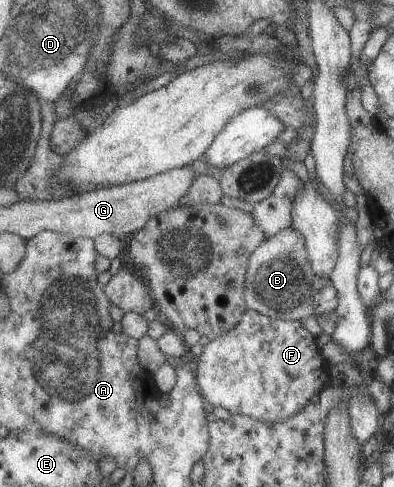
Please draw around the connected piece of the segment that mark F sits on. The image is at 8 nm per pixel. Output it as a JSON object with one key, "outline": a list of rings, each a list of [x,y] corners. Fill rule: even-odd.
{"outline":[[[247,308],[246,311],[238,317],[238,322],[232,327],[232,329],[228,329],[226,333],[220,333],[218,337],[210,339],[210,341],[204,345],[204,350],[196,361],[195,381],[196,386],[198,387],[198,392],[211,406],[221,407],[230,413],[230,415],[238,414],[248,416],[250,419],[254,419],[254,421],[260,421],[268,424],[274,423],[274,421],[284,421],[284,419],[288,419],[288,417],[296,415],[300,409],[303,409],[309,403],[309,399],[314,394],[320,393],[324,387],[330,385],[329,366],[322,357],[321,351],[318,349],[314,338],[315,337],[310,335],[310,333],[304,329],[300,321],[271,319],[270,317],[261,315],[252,309]]]}

